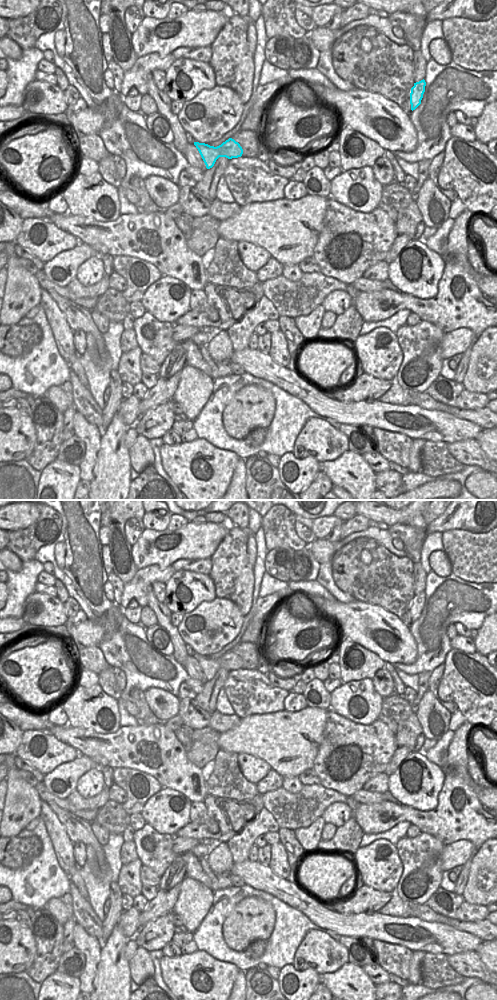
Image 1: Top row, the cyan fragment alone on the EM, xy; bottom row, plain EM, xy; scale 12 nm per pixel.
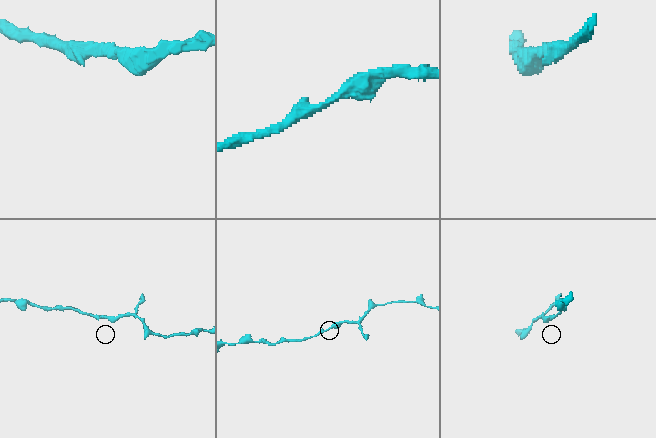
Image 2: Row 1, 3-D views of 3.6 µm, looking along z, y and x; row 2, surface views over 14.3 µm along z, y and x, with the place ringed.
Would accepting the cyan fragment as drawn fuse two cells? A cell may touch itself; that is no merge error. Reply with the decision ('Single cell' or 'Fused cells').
Single cell

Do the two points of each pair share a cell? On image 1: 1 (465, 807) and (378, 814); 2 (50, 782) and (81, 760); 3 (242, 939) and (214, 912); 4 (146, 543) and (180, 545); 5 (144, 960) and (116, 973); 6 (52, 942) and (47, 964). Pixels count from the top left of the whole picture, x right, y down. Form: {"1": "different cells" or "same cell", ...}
{"1": "same cell", "2": "same cell", "3": "different cells", "4": "same cell", "5": "different cells", "6": "same cell"}

